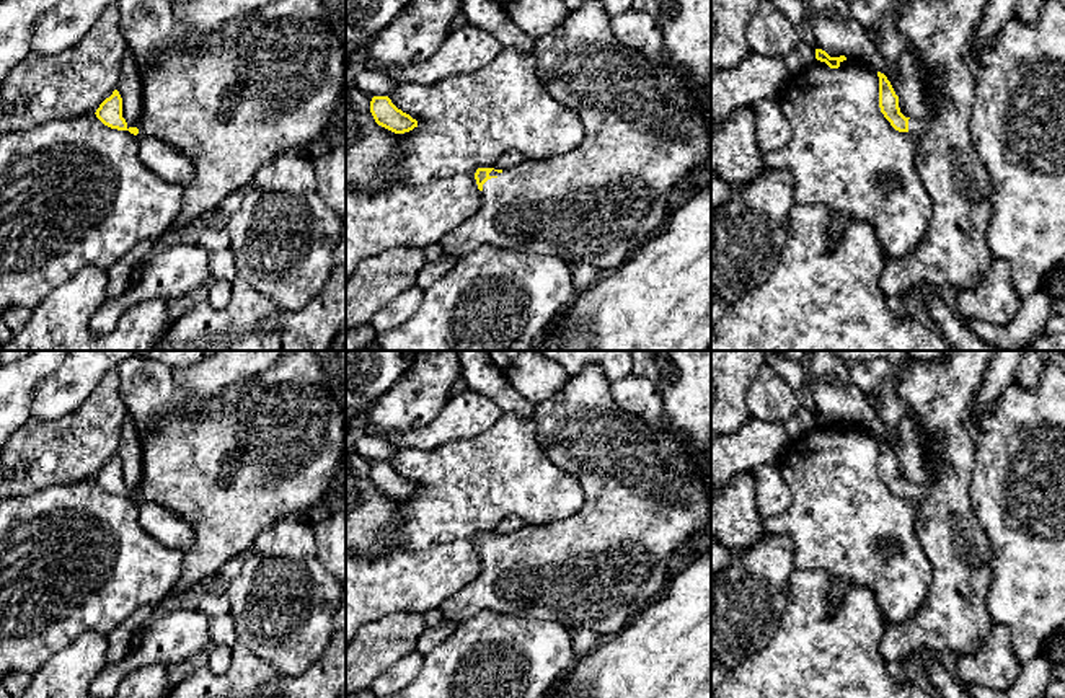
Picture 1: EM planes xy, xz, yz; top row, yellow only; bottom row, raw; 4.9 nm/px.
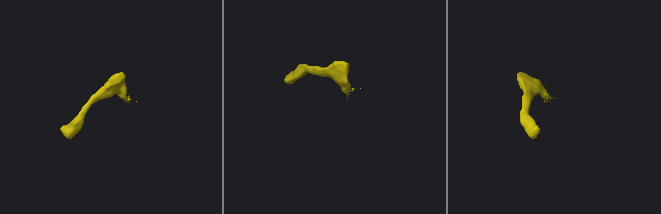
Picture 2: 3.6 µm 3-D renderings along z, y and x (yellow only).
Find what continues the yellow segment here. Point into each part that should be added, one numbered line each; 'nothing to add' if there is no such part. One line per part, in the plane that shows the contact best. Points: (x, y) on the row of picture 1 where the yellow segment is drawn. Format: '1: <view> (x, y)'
1: xz (646, 128)

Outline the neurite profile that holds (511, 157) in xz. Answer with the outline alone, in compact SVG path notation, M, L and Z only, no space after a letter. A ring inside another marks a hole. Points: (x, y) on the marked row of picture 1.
M507 150L506 153L502 153L494 165L494 170L509 170L515 165L520 165L527 160L527 157L519 152L519 150Z

